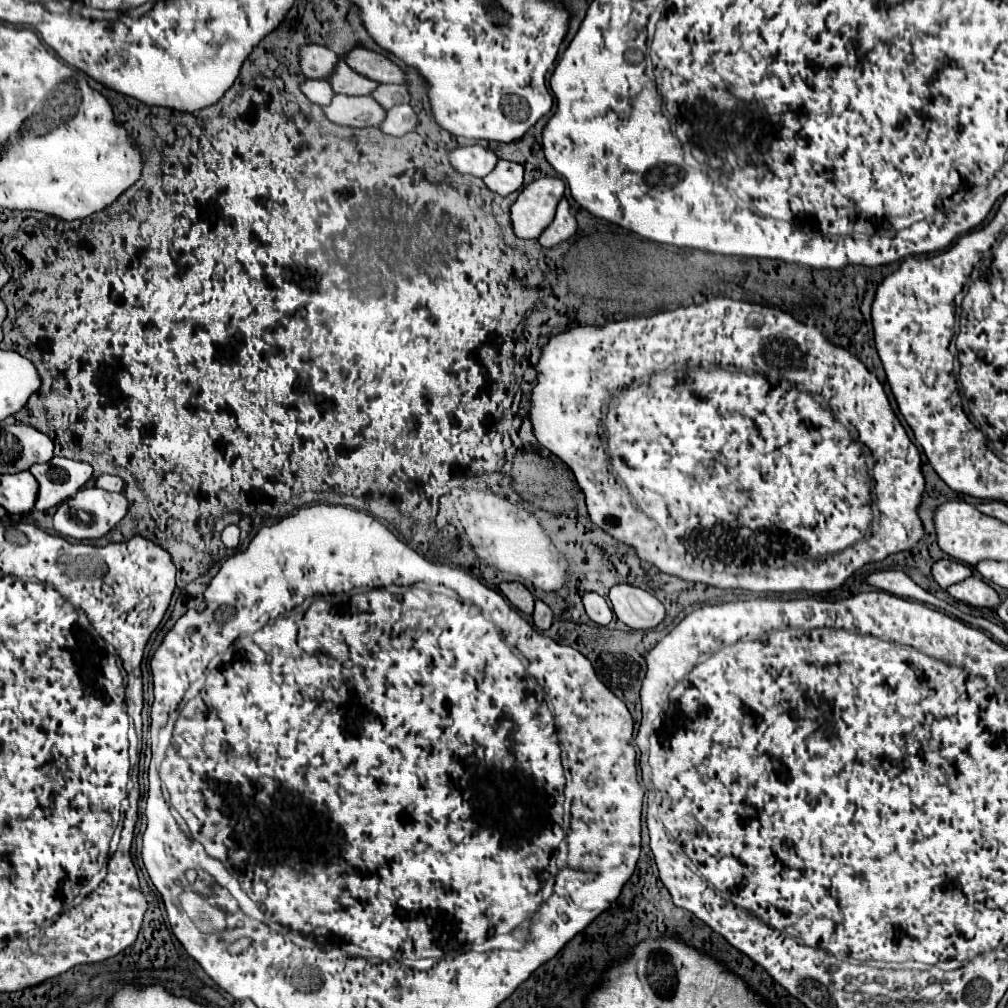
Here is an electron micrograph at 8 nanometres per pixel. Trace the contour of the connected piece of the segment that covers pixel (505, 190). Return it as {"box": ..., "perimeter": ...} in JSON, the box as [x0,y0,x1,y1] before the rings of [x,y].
{"box":[483,160,523,196],"perimeter":[[[499,160],[497,166],[493,168],[493,172],[489,172],[483,178],[485,186],[499,194],[499,196],[507,196],[511,192],[517,192],[523,184],[523,166],[517,162],[507,162],[507,160]]]}

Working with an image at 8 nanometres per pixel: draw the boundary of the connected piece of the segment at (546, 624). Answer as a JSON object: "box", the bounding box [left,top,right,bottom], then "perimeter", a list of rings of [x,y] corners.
{"box":[533,600,553,630],"perimeter":[[[535,600],[535,612],[533,612],[533,626],[537,630],[549,630],[551,628],[551,620],[553,620],[553,612],[551,608],[541,602],[541,600]]]}

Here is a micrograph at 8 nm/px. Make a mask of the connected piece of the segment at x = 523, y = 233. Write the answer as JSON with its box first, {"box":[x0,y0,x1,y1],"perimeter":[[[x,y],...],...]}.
{"box":[511,176,563,240],"perimeter":[[[549,176],[525,186],[511,206],[511,226],[515,236],[523,240],[539,238],[539,234],[551,224],[563,192],[563,180]]]}

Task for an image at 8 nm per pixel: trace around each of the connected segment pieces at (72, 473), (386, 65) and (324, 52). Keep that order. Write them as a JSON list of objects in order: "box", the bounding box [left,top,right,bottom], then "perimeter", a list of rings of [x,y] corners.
[{"box":[29,456,93,510],"perimeter":[[[53,456],[49,462],[33,464],[29,472],[35,476],[39,482],[39,492],[37,492],[37,510],[51,510],[67,496],[73,496],[83,488],[91,476],[93,468],[85,462],[75,462],[69,458]]]},{"box":[343,48,405,84],"perimeter":[[[353,48],[351,52],[347,52],[343,56],[343,60],[347,62],[347,66],[351,70],[355,70],[357,74],[375,80],[375,82],[387,82],[387,84],[403,84],[405,76],[403,72],[383,54],[379,52],[371,52],[367,48]]]},{"box":[299,44,337,78],"perimeter":[[[305,44],[299,50],[299,66],[305,76],[325,78],[327,72],[331,72],[331,66],[335,66],[335,62],[337,62],[337,54],[327,50],[325,46]]]}]

